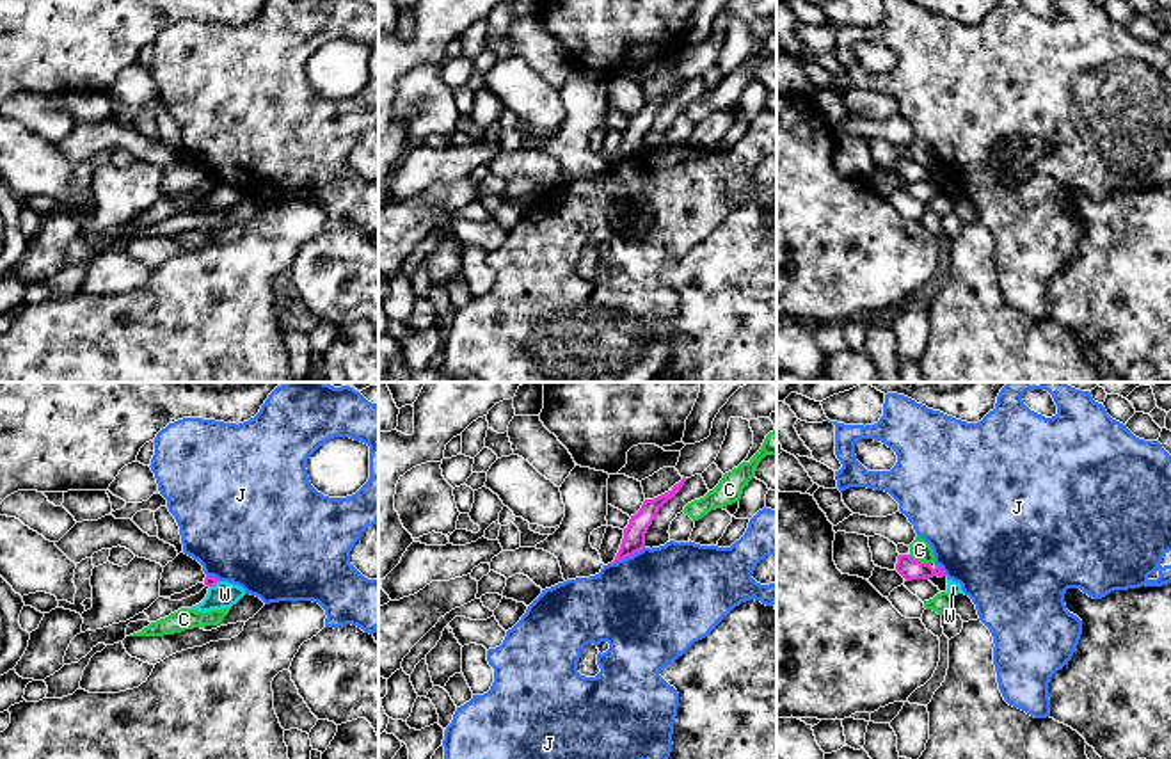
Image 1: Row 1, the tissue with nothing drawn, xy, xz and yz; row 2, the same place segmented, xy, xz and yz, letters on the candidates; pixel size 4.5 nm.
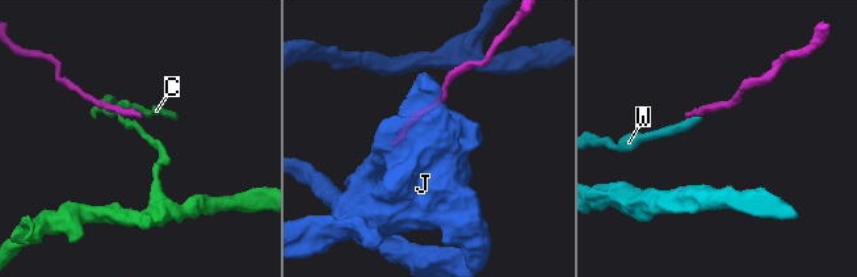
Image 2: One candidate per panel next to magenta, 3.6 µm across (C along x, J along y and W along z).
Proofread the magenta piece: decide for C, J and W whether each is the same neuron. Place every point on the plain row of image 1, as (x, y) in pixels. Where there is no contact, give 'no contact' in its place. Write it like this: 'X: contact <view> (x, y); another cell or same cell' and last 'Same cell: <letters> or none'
C: contact yz (919, 164); another cell
J: contact xz (628, 157); another cell
W: contact xy (214, 187); another cell
Same cell: none

